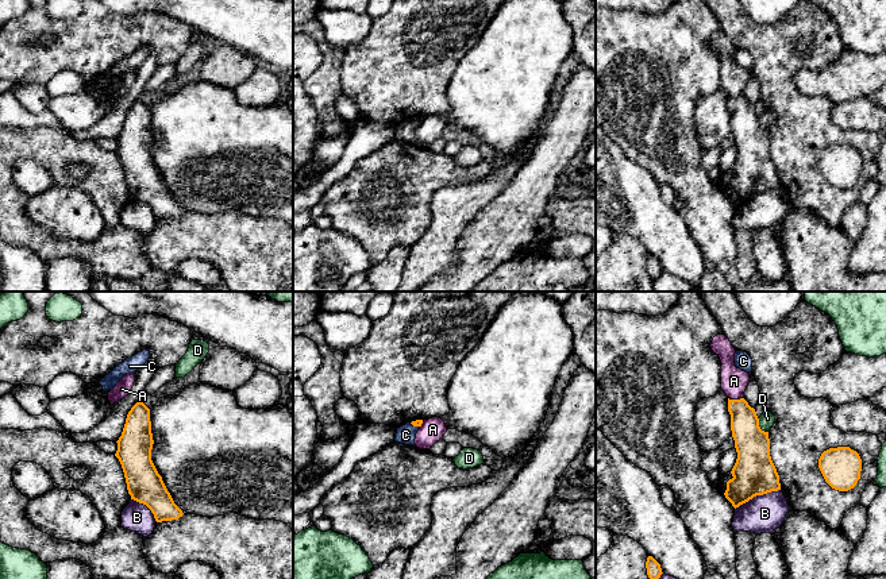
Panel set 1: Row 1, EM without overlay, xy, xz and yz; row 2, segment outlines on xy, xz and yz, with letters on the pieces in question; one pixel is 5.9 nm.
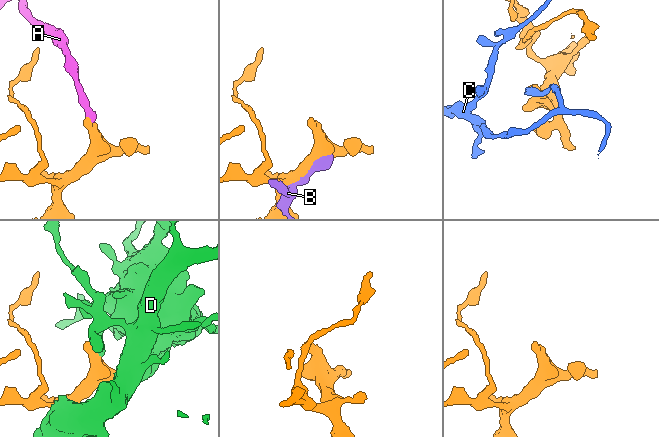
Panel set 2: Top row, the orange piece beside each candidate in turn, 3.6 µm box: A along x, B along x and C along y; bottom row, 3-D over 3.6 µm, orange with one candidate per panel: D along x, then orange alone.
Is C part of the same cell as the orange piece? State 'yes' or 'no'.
no

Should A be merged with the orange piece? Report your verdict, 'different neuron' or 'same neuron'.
different neuron

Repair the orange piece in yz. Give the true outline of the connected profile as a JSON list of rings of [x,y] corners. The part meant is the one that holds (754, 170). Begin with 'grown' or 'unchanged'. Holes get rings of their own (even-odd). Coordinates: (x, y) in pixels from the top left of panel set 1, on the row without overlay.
unchanged; [[[728,96],[728,109],[737,157],[724,193],[736,206],[756,193],[781,188],[781,181],[770,154],[768,130],[760,127],[755,107],[744,96]]]

